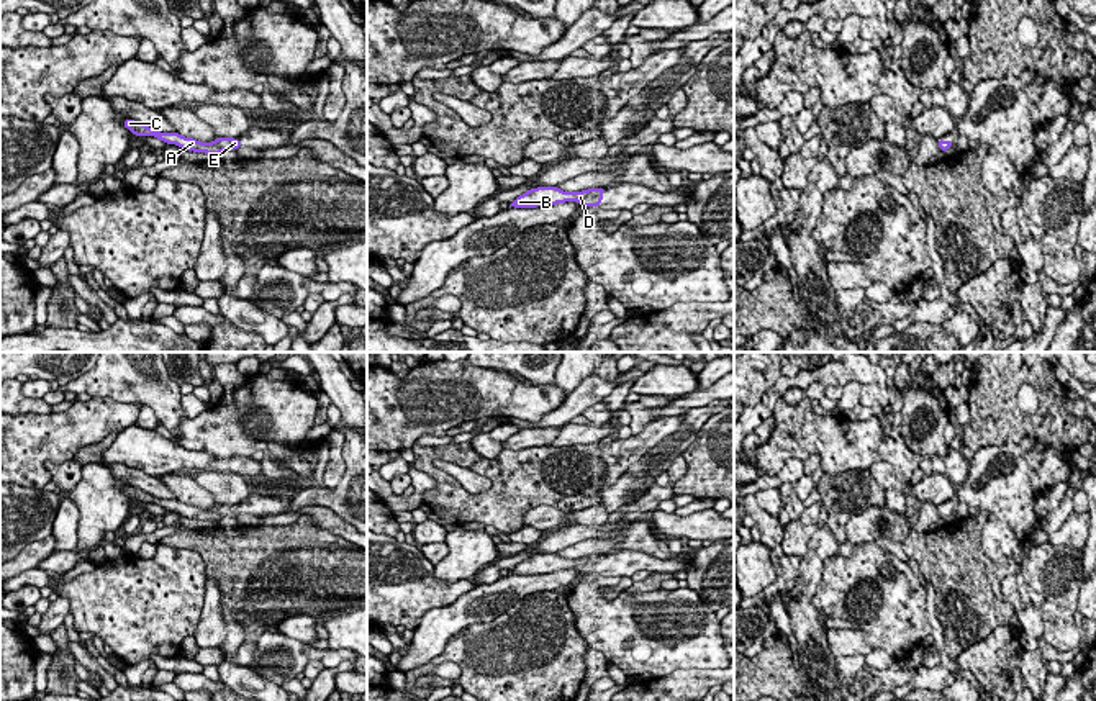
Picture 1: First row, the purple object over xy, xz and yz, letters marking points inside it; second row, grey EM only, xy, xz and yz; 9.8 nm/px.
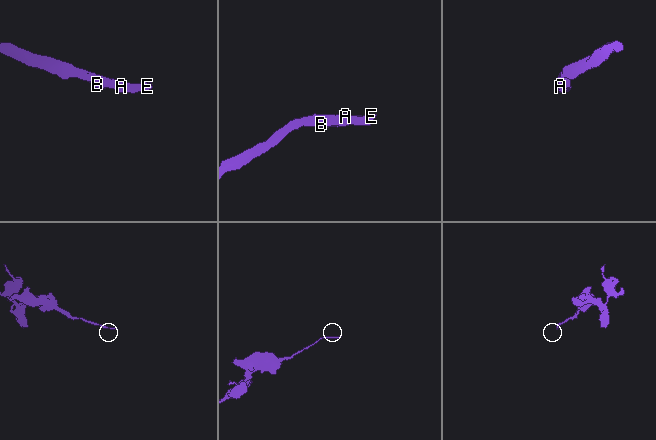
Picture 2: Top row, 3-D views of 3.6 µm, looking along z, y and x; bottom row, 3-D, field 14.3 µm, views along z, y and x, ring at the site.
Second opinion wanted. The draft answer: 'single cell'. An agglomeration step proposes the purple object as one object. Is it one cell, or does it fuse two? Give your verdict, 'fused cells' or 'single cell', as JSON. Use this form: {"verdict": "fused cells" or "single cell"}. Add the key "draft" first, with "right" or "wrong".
{"draft": "right", "verdict": "single cell"}

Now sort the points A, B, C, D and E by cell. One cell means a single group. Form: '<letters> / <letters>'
A B C D E

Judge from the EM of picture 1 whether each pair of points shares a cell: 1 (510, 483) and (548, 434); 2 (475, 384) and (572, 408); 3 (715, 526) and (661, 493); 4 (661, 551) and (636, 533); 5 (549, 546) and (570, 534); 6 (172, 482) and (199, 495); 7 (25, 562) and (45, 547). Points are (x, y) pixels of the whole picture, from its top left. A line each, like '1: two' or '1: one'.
1: two
2: two
3: two
4: one
5: one
6: one
7: one

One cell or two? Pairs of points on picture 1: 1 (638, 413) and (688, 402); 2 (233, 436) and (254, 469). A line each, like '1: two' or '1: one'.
1: one
2: two

